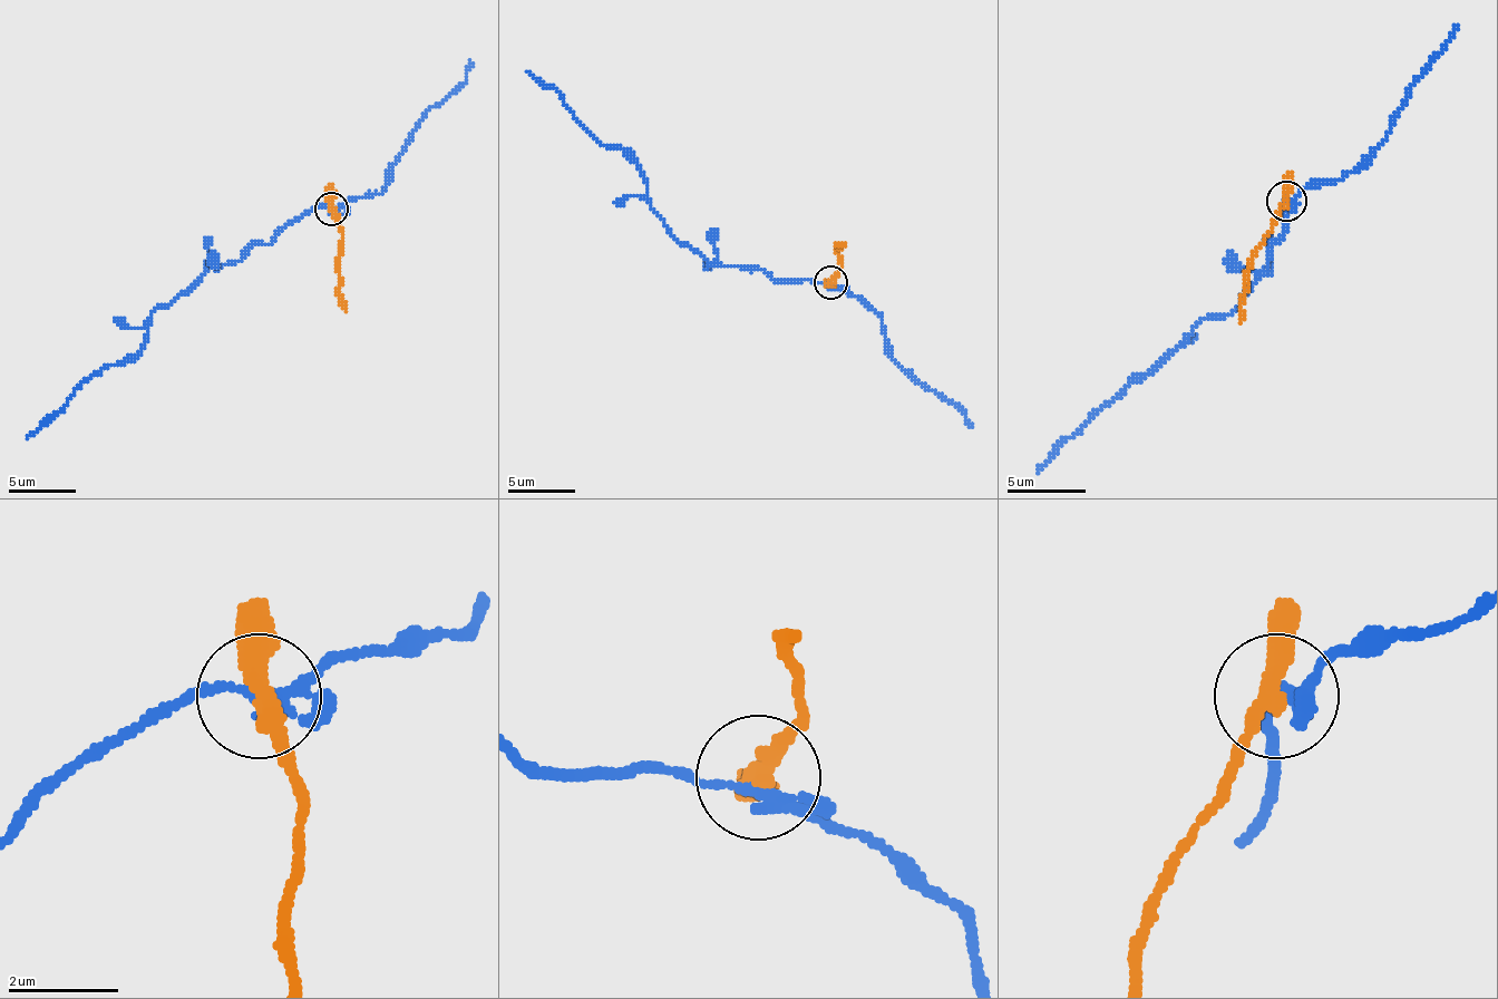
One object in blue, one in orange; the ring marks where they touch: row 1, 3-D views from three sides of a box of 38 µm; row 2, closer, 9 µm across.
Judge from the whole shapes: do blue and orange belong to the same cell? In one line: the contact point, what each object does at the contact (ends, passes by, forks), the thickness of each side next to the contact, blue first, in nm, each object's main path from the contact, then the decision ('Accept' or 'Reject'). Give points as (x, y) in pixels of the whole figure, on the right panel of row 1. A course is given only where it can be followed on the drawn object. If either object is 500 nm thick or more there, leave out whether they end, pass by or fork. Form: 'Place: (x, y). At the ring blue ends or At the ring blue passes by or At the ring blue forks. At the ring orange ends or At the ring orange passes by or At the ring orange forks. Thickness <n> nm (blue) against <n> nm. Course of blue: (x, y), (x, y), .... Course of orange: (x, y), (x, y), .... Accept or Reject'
Place: (1286, 201). At the ring blue forks. At the ring orange passes by. Thickness 190 nm (blue) against 360 nm. Course of blue: (1287, 200), (1264, 271), (1228, 314), (1208, 314), (1058, 446), (1058, 454), (1038, 473). Course of orange: (1287, 200), (1256, 251), (1239, 322). Reject

